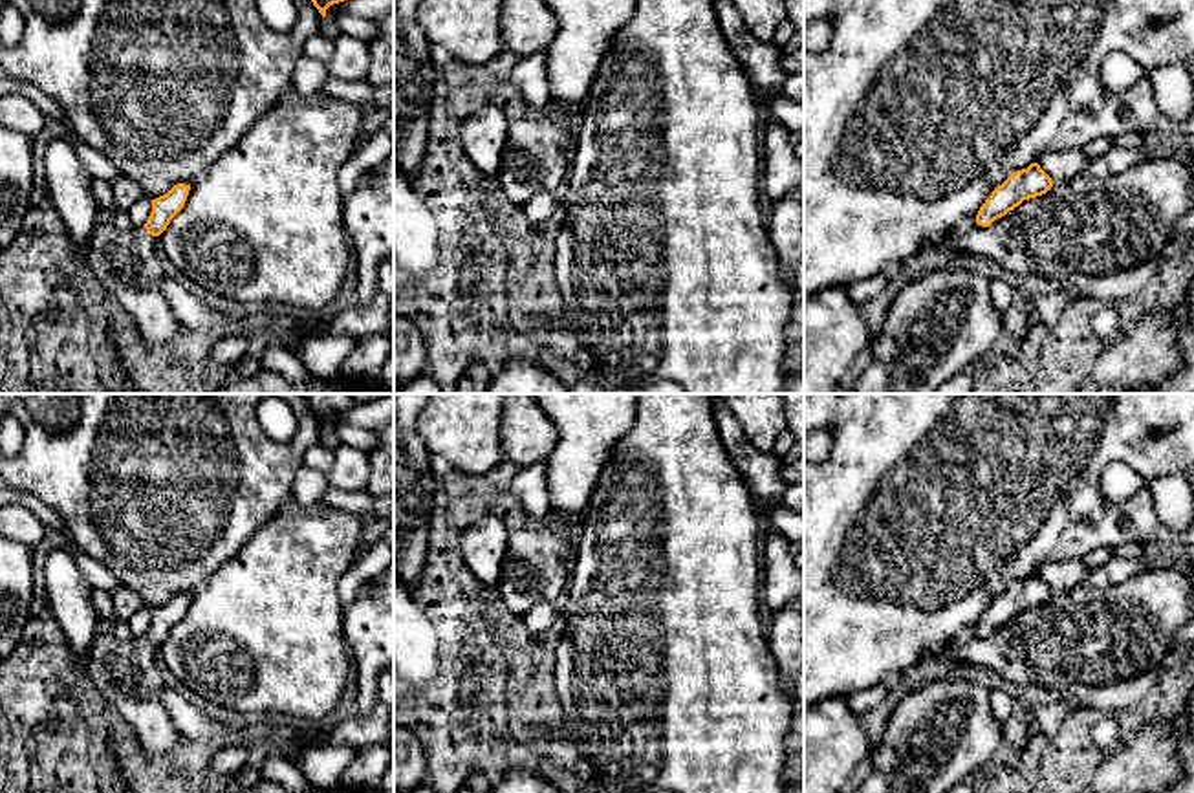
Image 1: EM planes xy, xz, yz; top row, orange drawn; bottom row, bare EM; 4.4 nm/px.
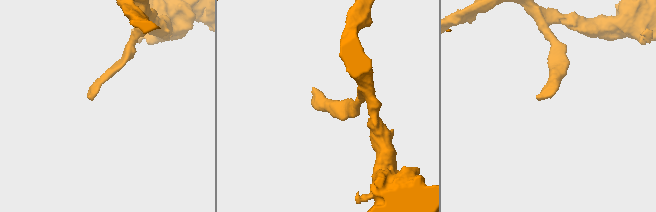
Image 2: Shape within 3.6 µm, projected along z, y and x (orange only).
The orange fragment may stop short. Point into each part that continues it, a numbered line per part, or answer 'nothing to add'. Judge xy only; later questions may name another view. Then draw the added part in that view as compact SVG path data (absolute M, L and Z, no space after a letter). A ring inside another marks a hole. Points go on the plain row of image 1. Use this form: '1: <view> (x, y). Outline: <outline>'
1: xy (125, 671). Outline: M103 630L86 657L90 681L134 729L148 756L170 755L185 740L163 705L167 687L157 661L157 646L148 645L145 635L119 639L115 632Z

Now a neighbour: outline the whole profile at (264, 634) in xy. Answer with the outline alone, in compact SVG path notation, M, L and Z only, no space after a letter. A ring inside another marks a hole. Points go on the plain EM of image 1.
M286 504L238 555L190 595L183 619L157 646L159 661L187 689L220 707L320 722L339 703L352 667L342 635L344 604L337 582L357 559L361 533L363 520L352 513L324 504Z

